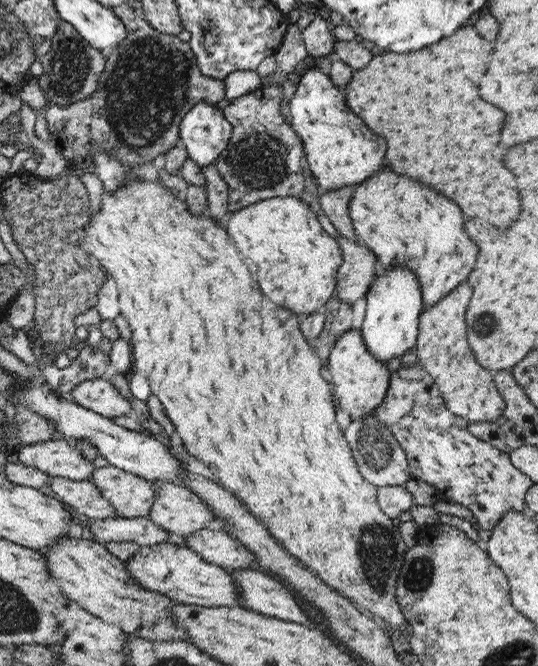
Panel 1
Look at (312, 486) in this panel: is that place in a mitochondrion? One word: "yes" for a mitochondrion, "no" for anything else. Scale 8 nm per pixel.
no

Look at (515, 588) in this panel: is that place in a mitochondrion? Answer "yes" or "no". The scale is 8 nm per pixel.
no

